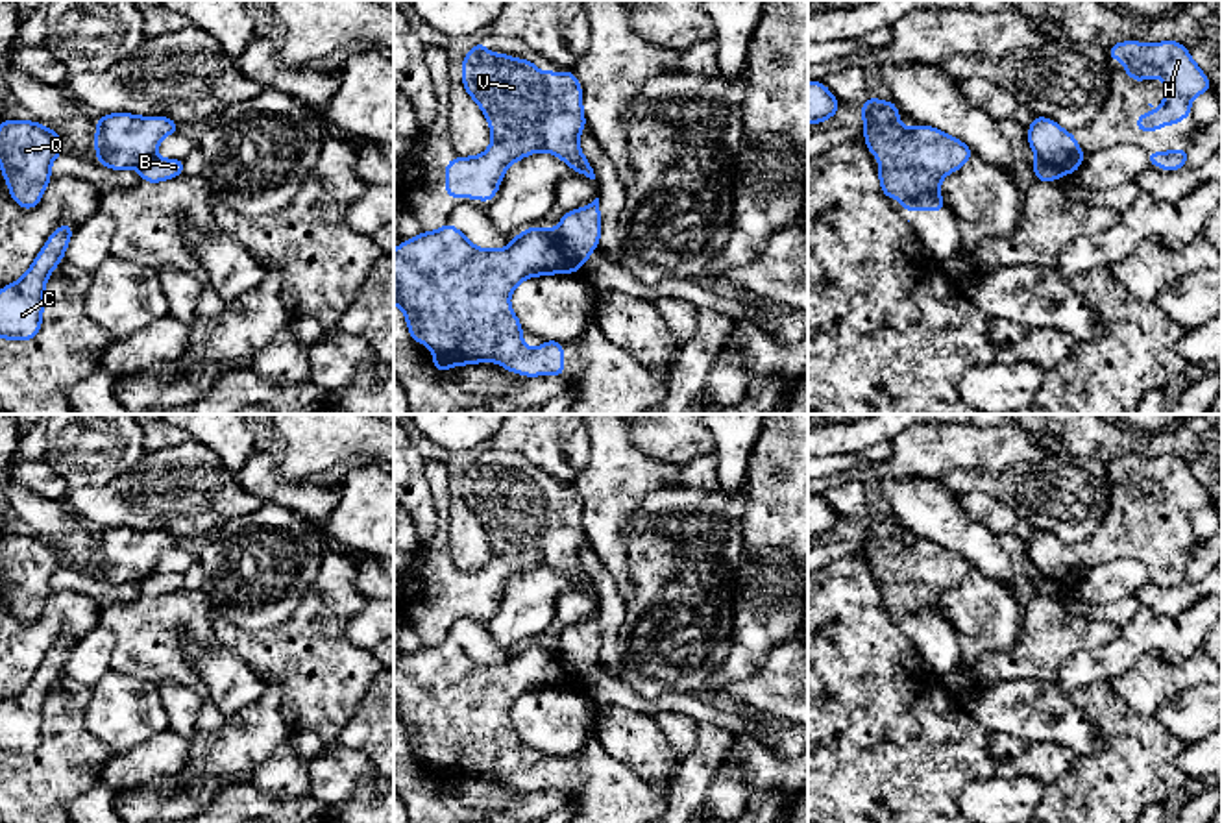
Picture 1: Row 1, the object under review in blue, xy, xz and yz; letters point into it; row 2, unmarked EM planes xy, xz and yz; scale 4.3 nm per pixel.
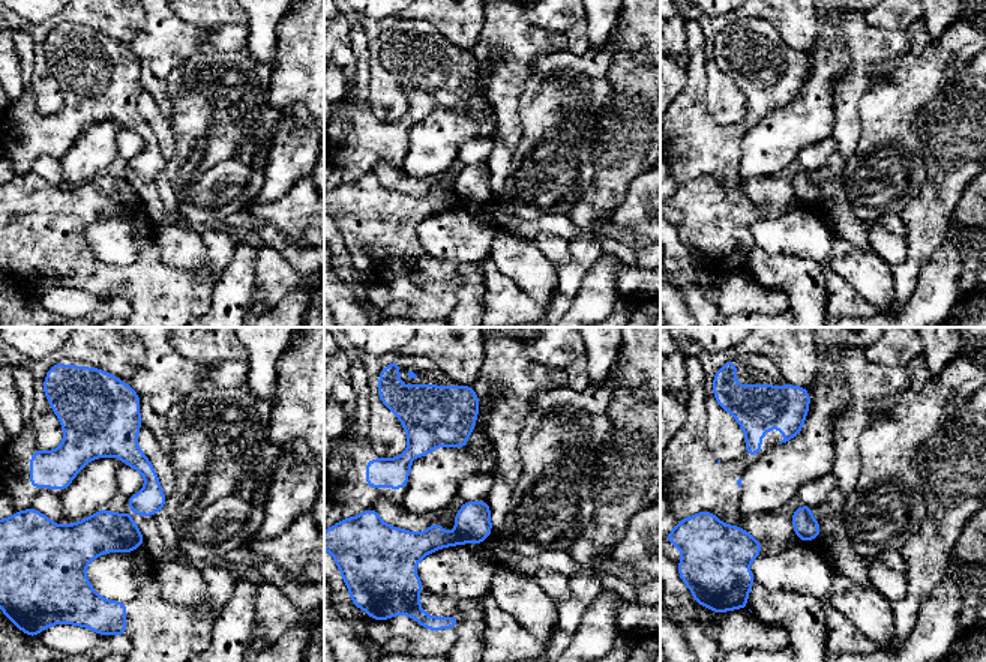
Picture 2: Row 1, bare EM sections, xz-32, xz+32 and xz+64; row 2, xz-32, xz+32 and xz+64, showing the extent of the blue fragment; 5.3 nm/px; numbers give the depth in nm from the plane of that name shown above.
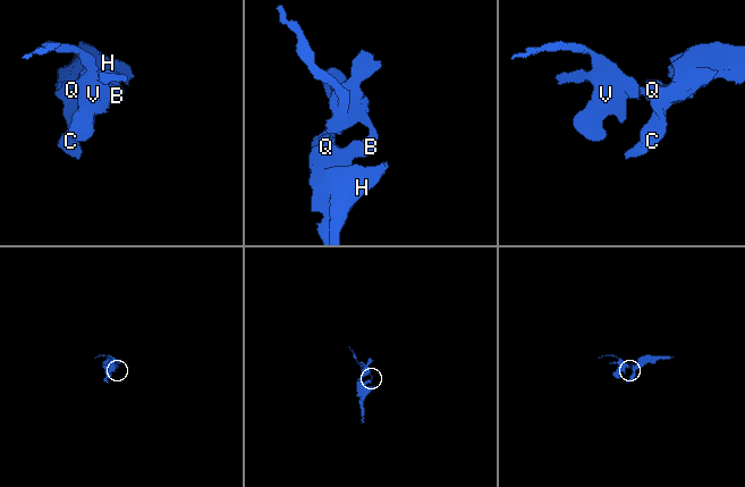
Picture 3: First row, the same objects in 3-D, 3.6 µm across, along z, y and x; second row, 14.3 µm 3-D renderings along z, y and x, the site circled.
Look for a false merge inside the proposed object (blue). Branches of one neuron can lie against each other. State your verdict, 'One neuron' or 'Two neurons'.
Two neurons

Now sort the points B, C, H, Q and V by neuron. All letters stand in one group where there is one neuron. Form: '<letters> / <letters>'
B V / C H Q

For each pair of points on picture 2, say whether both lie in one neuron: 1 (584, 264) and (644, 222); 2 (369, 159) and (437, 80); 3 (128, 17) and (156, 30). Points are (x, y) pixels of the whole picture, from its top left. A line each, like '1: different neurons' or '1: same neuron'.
1: different neurons
2: same neuron
3: different neurons

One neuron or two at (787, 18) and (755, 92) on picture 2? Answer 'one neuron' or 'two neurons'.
two neurons

